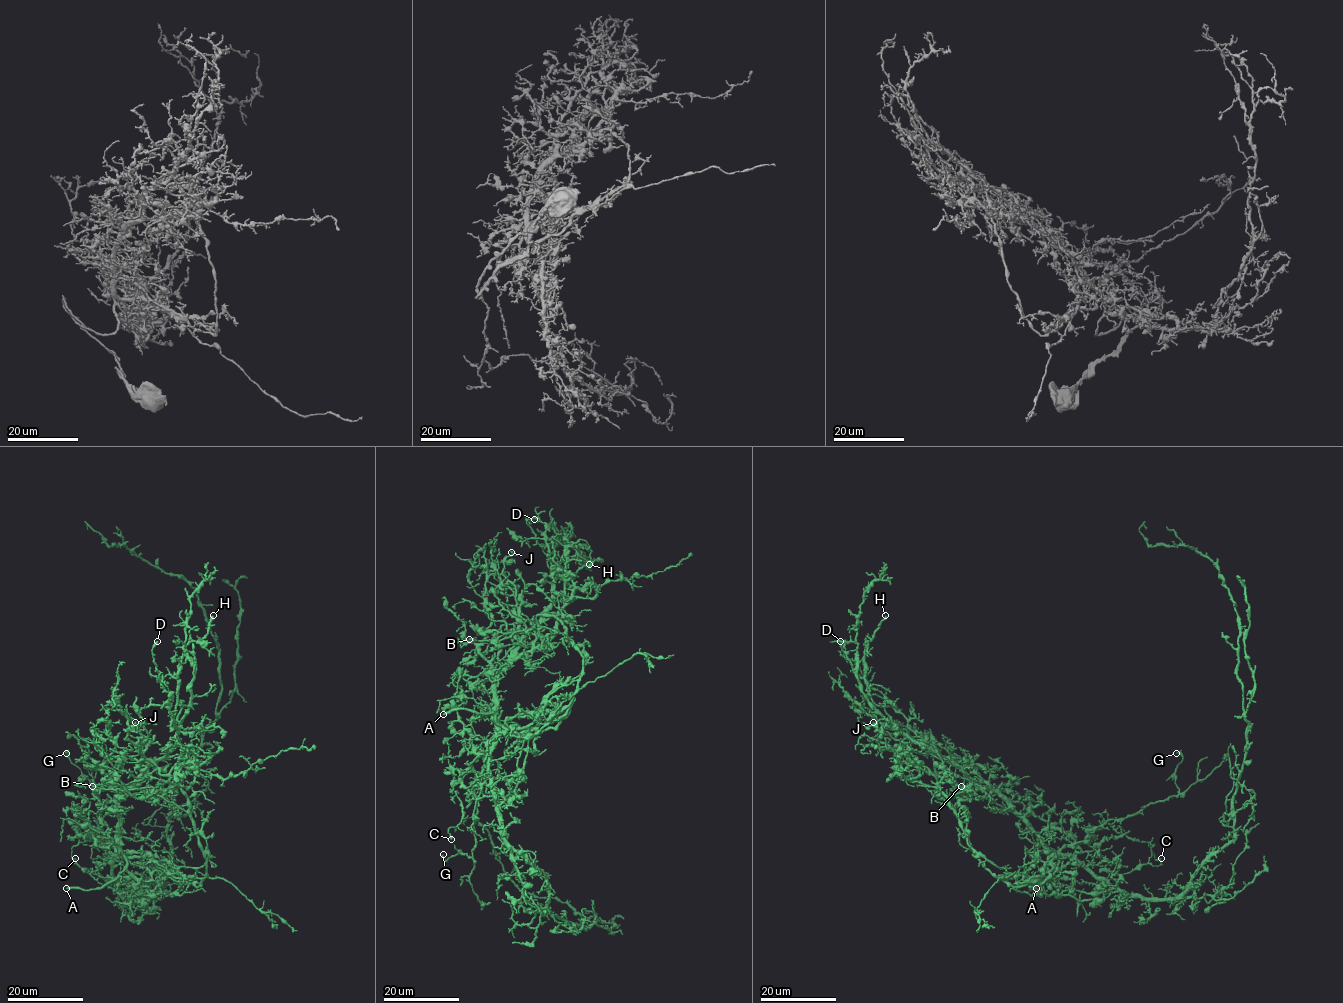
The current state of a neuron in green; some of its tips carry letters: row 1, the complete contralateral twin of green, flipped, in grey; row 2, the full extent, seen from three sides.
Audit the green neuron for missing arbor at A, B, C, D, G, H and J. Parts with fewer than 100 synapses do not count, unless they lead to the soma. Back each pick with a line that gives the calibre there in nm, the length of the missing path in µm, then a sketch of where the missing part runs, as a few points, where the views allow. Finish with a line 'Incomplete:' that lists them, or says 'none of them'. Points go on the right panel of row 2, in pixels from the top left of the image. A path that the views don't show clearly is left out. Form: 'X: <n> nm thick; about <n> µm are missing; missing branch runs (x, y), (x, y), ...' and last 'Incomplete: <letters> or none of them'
A: 300 nm thick; about 45 µm are missing; missing branch runs (1036, 888), (1049, 887), (1059, 897), (1060, 906), (1044, 918), (1039, 936), (1012, 966)
Incomplete: A

